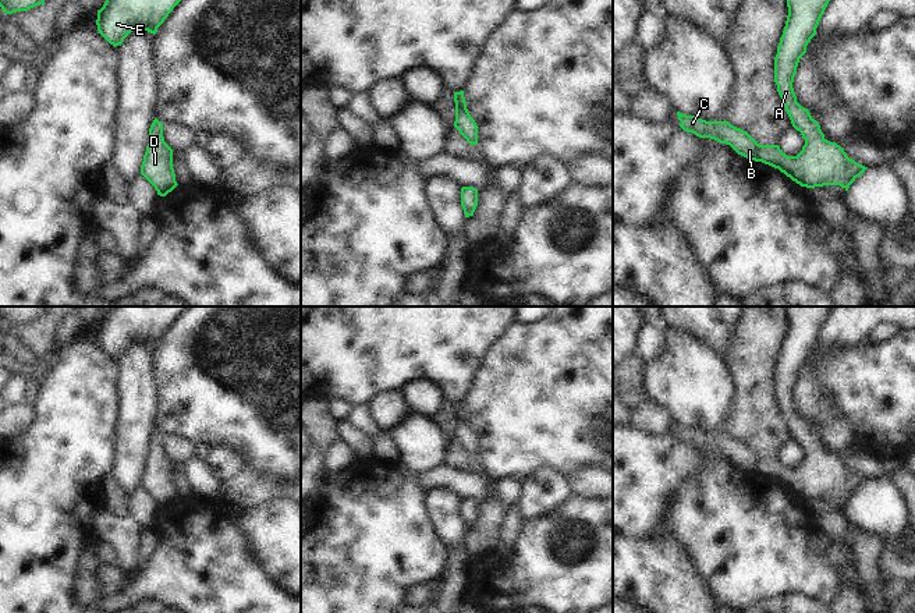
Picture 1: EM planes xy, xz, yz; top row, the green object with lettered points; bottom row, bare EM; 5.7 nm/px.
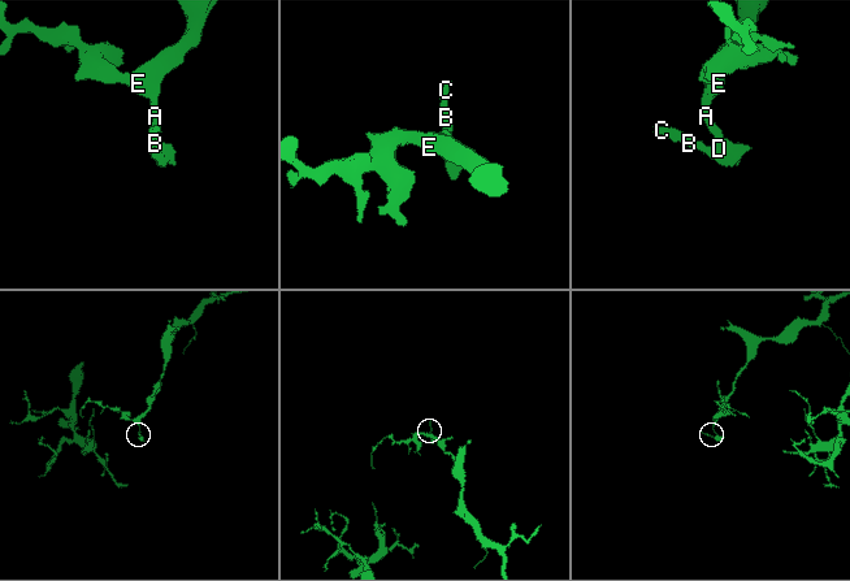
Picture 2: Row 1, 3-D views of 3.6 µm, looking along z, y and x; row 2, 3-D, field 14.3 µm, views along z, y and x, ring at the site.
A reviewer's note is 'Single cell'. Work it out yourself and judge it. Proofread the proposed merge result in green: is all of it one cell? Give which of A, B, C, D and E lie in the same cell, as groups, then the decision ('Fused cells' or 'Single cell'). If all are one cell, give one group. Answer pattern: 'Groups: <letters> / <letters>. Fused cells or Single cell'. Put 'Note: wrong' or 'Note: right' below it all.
Groups: A B C D E. Single cell
Note: right

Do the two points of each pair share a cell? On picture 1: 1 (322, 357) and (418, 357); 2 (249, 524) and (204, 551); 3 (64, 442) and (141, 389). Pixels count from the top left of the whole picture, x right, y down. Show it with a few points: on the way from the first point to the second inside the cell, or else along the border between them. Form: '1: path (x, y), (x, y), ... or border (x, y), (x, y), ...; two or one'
1: path (346, 357), (394, 357); one
2: border (238, 511), (234, 524), (255, 559); two
3: border (119, 371), (114, 436); two

